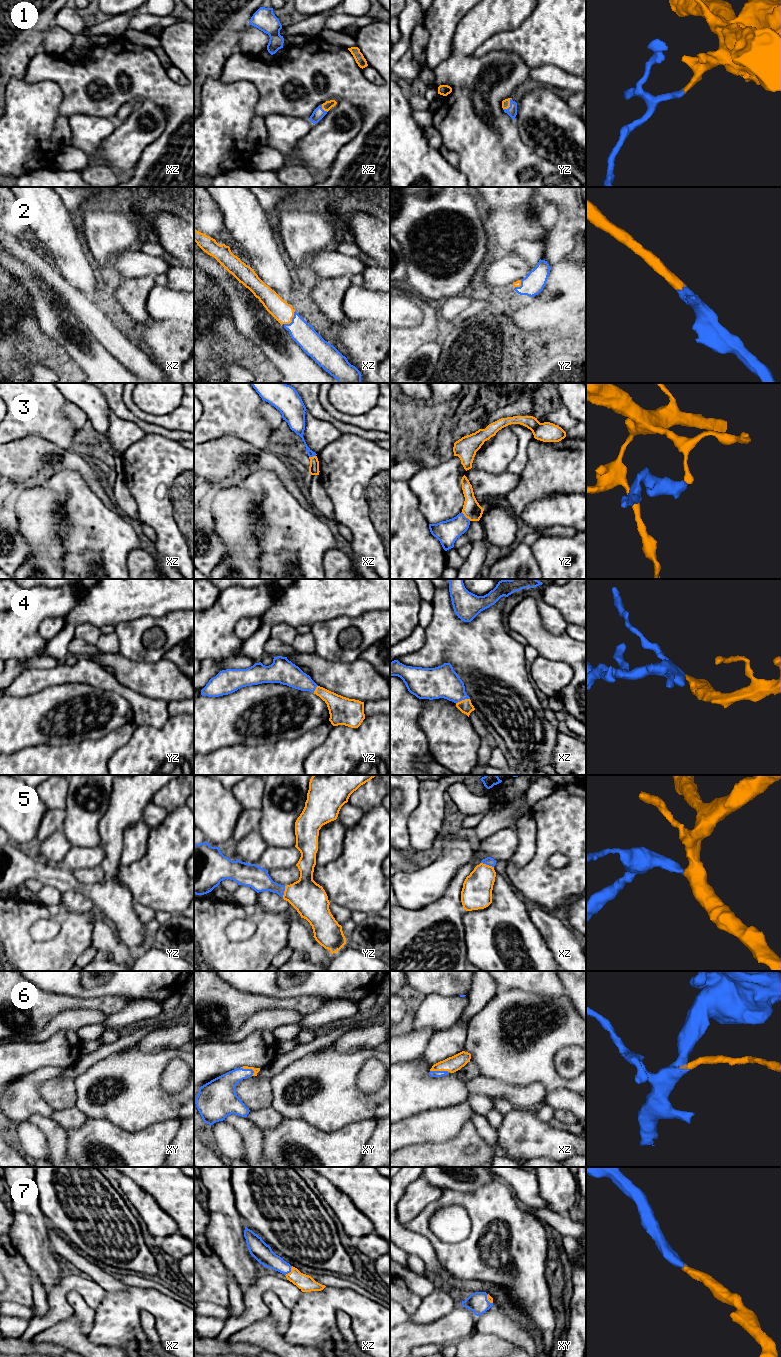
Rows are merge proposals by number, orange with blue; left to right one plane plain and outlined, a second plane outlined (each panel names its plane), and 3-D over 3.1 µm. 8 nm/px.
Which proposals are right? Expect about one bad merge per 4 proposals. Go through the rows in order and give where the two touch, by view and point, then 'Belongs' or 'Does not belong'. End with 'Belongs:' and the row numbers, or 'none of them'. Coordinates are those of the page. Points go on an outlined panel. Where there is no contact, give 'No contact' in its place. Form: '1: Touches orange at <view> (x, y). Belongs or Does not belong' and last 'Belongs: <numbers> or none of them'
1: Touches orange at yz (509, 105). Belongs
2: Touches orange at xz (291, 320). Belongs
3: Touches orange at yz (466, 517). Does not belong
4: Touches orange at xz (462, 700). Belongs
5: Touches orange at xz (487, 865). Belongs
6: Touches orange at xz (440, 1070). Belongs
7: Touches orange at xz (291, 1271). Belongs
Belongs: 1, 2, 4, 5, 6, 7

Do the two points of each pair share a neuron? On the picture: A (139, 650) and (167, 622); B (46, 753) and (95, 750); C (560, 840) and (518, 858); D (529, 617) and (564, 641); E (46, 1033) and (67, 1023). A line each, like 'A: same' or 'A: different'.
A: same
B: same
C: different
D: same
E: same

